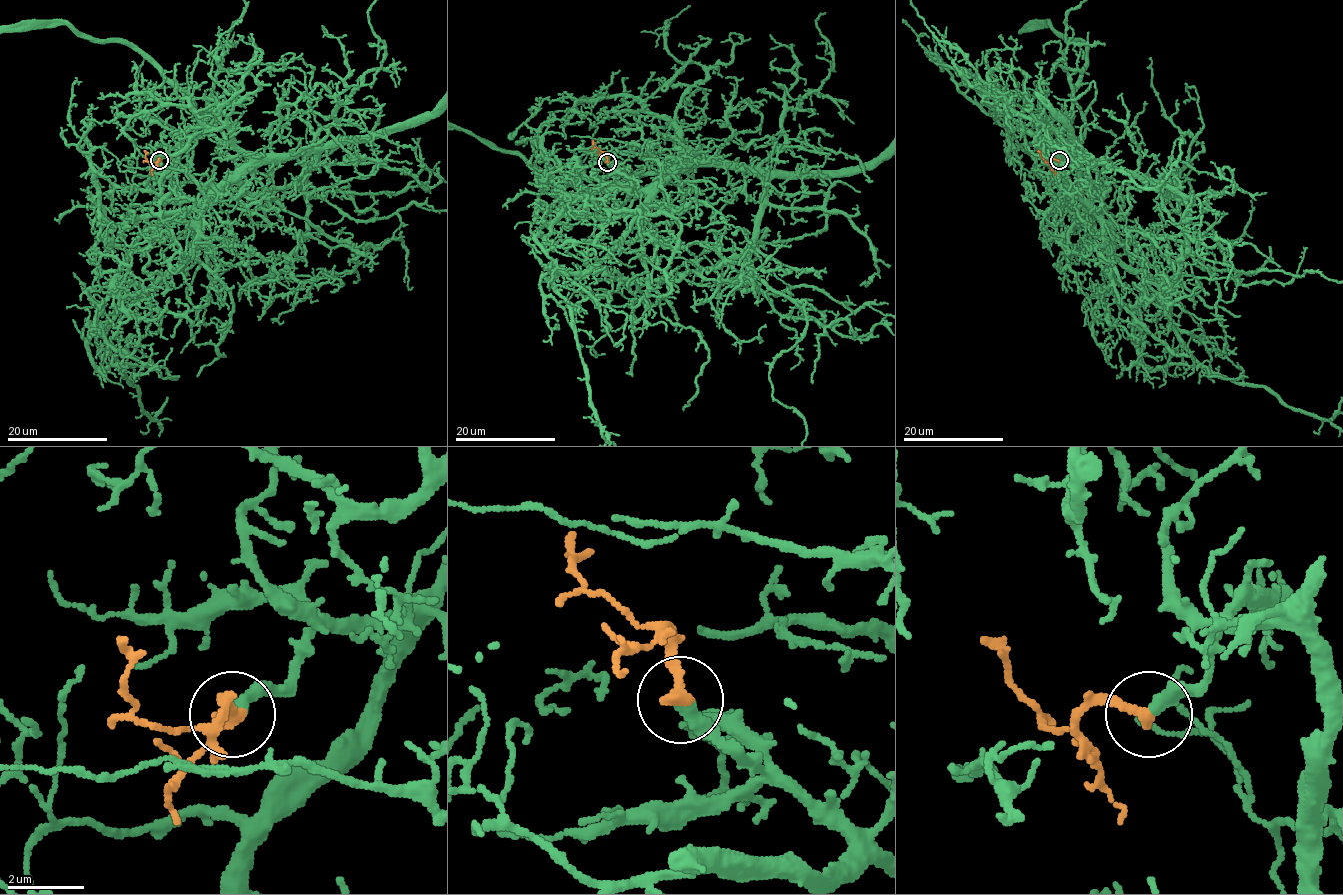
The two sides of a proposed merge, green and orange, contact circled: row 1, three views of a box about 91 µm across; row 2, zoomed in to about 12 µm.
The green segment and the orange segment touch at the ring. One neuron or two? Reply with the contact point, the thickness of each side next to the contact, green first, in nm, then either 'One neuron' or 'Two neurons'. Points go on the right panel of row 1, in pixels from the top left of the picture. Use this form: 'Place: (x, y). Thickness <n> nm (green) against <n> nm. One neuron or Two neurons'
Place: (1059, 160). Thickness 360 nm (green) against 380 nm. One neuron

